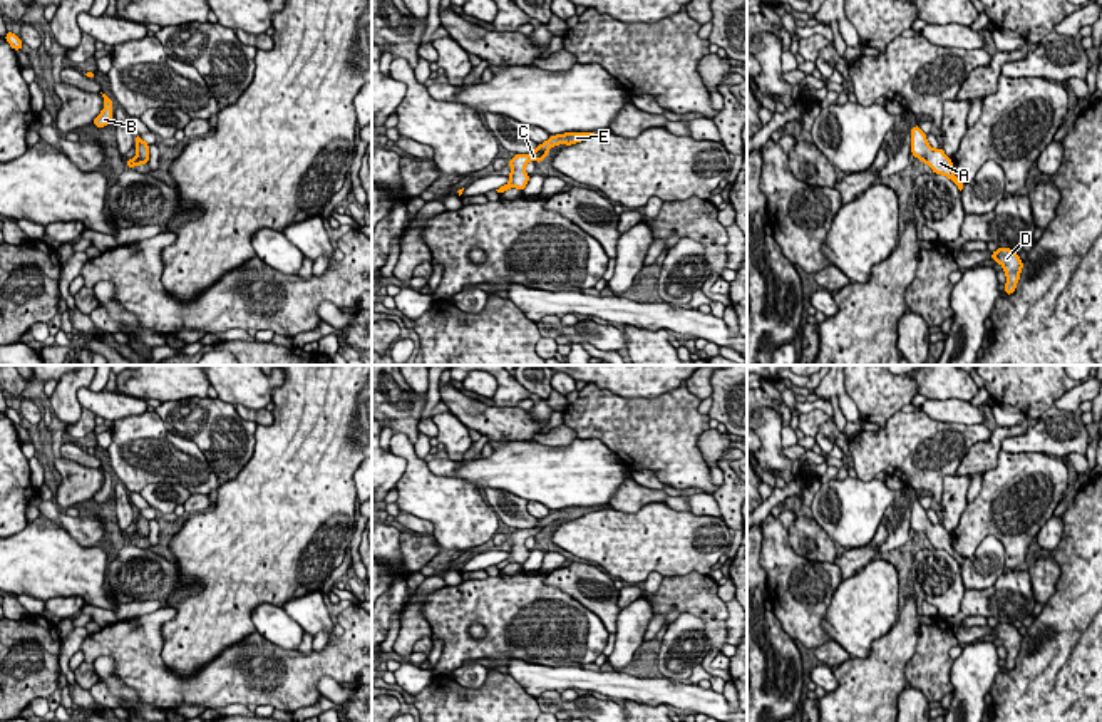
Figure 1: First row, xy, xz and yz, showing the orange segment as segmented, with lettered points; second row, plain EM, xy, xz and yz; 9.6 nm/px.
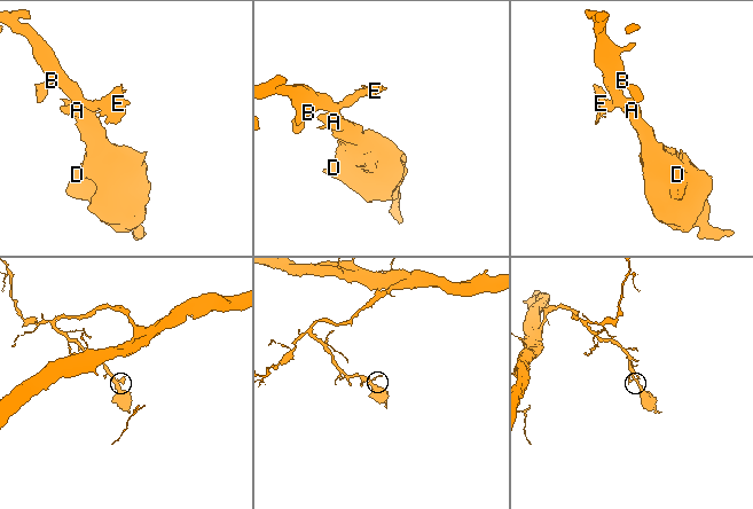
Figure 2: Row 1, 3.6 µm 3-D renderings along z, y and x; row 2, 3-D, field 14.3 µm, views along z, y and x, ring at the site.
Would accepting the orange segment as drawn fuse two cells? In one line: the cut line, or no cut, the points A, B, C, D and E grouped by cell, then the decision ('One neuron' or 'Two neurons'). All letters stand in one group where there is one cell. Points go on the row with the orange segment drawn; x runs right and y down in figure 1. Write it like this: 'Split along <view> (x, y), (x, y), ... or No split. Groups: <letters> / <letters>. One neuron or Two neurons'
No split. Groups: A B C D E. One neuron

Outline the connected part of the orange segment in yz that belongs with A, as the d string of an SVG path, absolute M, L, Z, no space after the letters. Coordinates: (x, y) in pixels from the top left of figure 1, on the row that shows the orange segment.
M919 126L911 129L911 154L928 164L935 174L943 174L951 179L958 189L963 189L963 183L953 173L953 161L945 154L941 147L933 149L928 144L926 134Z

